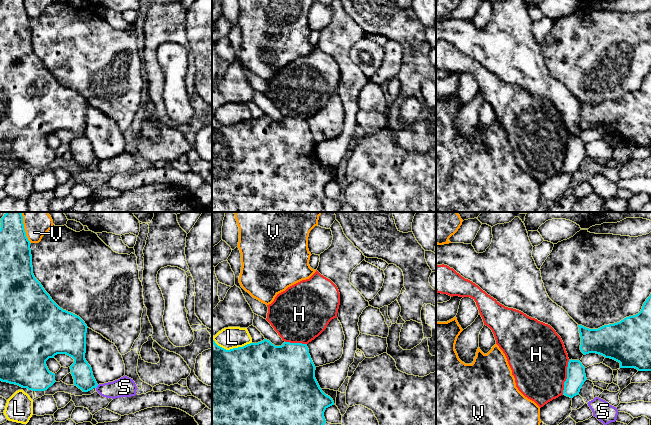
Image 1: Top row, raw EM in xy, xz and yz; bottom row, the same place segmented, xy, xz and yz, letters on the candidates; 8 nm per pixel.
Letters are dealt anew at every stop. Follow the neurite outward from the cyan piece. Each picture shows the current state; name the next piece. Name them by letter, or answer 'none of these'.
none of these

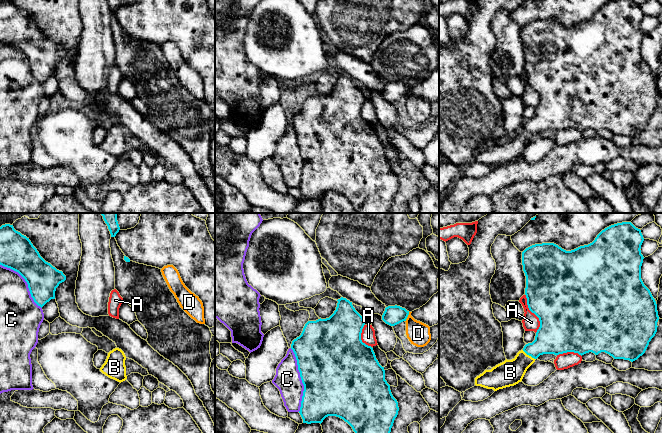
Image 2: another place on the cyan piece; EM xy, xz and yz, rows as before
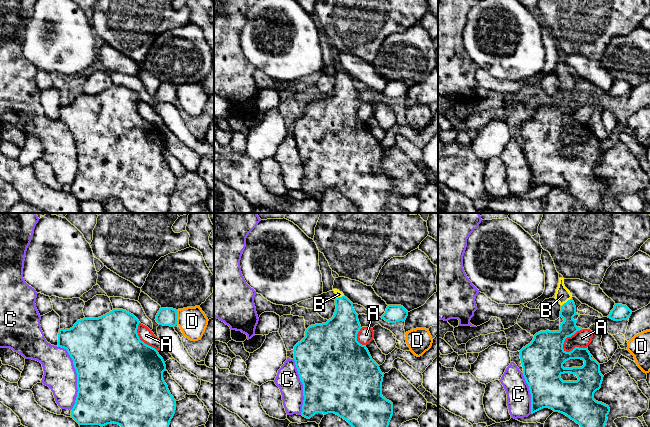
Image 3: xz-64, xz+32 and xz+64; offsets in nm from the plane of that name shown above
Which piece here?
B

